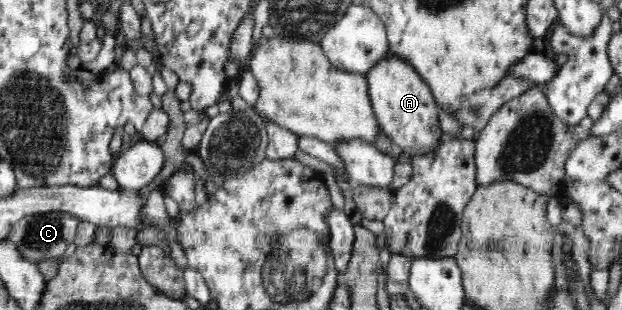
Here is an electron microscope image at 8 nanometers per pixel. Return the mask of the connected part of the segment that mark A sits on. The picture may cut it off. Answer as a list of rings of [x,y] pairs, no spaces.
[[[392,53],[378,61],[365,75],[369,86],[370,104],[378,126],[408,156],[425,156],[441,144],[442,129],[438,127],[438,103],[430,88],[419,77],[410,62]]]

